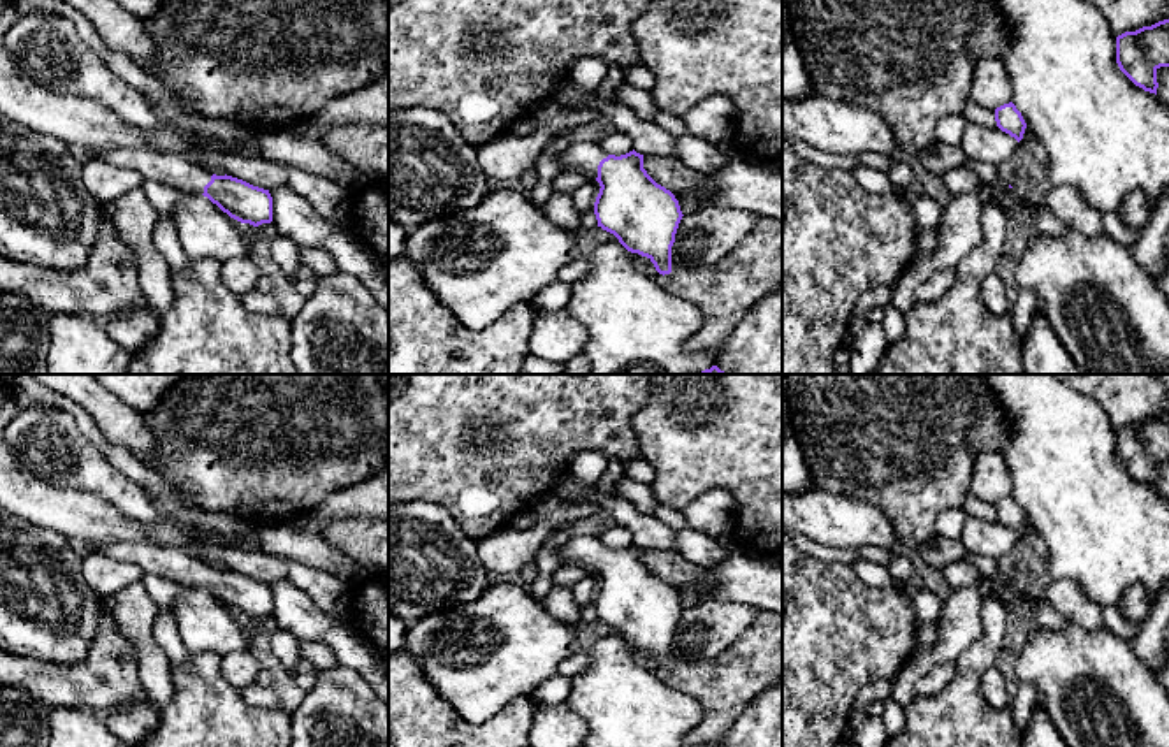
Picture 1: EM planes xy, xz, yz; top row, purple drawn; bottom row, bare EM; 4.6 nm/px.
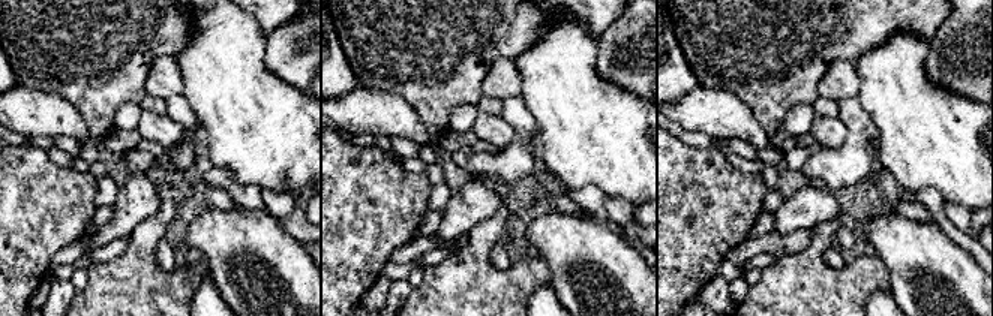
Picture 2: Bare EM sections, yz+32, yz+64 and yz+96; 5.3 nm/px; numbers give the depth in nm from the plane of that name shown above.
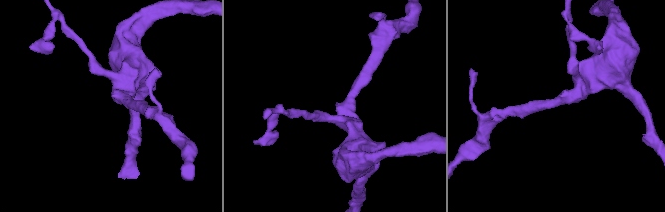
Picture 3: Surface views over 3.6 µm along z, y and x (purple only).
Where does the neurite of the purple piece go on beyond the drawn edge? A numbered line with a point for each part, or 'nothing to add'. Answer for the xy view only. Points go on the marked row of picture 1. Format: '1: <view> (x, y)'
1: xy (173, 169)

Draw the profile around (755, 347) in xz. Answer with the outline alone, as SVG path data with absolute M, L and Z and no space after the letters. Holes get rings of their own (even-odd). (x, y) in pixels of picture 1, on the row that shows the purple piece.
M782 286L747 311L722 343L715 366L726 374L782 374Z

